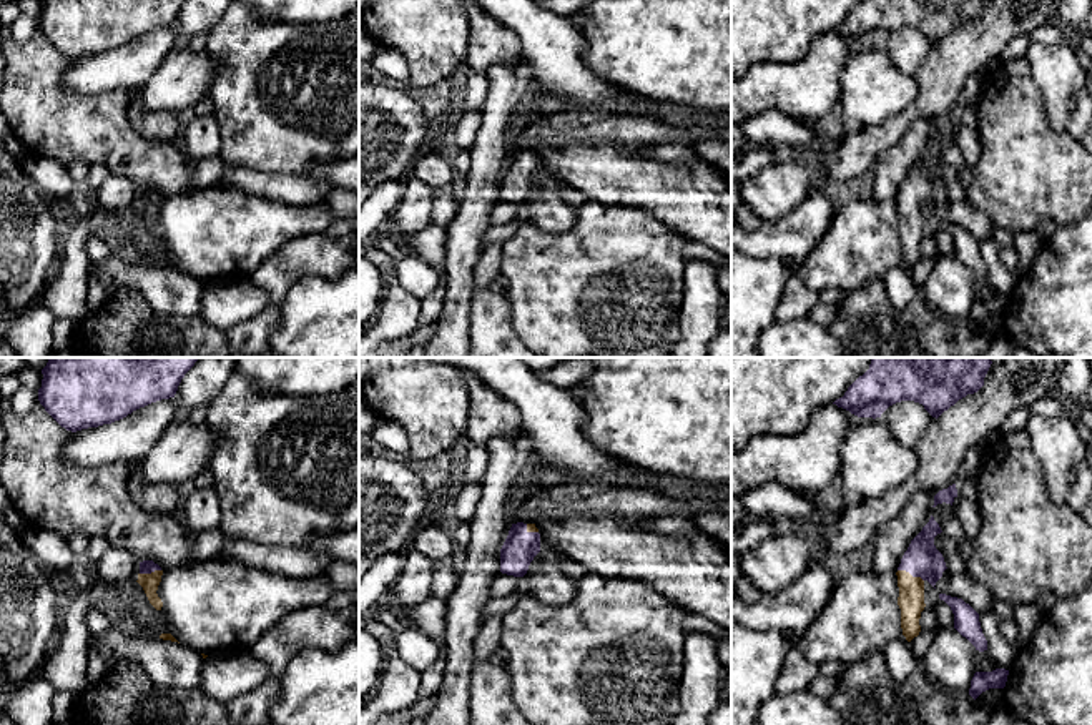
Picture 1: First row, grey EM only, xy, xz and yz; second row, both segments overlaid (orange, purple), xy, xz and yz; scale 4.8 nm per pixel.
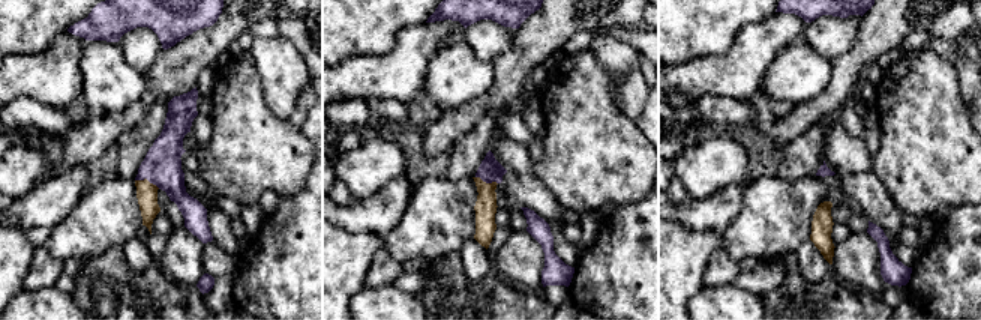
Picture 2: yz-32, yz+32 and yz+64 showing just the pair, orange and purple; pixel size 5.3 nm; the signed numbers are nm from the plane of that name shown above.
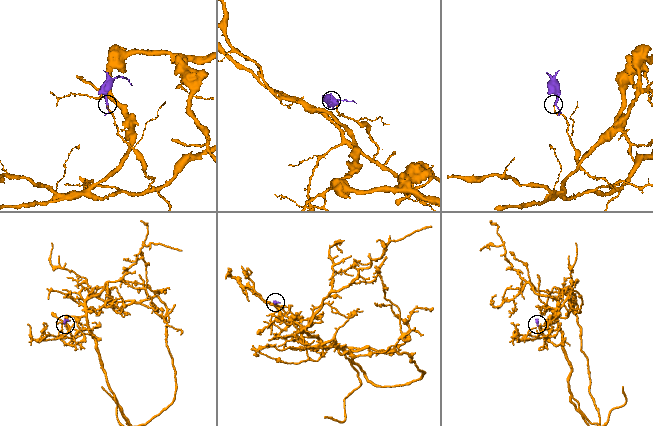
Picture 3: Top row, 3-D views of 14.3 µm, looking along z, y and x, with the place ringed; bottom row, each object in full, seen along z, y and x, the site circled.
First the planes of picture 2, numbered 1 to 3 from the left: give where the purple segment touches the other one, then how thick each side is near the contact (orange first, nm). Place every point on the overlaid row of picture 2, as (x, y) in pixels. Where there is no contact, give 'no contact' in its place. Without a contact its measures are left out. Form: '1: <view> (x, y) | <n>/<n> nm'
1: yz-32 (146, 179) | 110/200 nm
2: yz+32 (485, 182) | 120/120 nm
3: no contact

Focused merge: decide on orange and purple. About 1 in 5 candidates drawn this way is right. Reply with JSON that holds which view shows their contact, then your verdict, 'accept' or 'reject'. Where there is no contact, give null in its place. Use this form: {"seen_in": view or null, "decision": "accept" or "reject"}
{"seen_in": "yz", "decision": "accept"}

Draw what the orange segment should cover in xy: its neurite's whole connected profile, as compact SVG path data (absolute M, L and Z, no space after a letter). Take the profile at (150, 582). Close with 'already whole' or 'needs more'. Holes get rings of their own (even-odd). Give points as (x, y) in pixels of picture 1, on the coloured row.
M143 560L140 562L140 574L138 574L138 584L143 587L150 604L156 609L161 610L163 602L158 597L156 590L161 582L163 570L158 564L153 560Z; needs more

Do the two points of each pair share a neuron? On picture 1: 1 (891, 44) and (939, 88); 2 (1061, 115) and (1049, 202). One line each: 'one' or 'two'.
1: two
2: two

